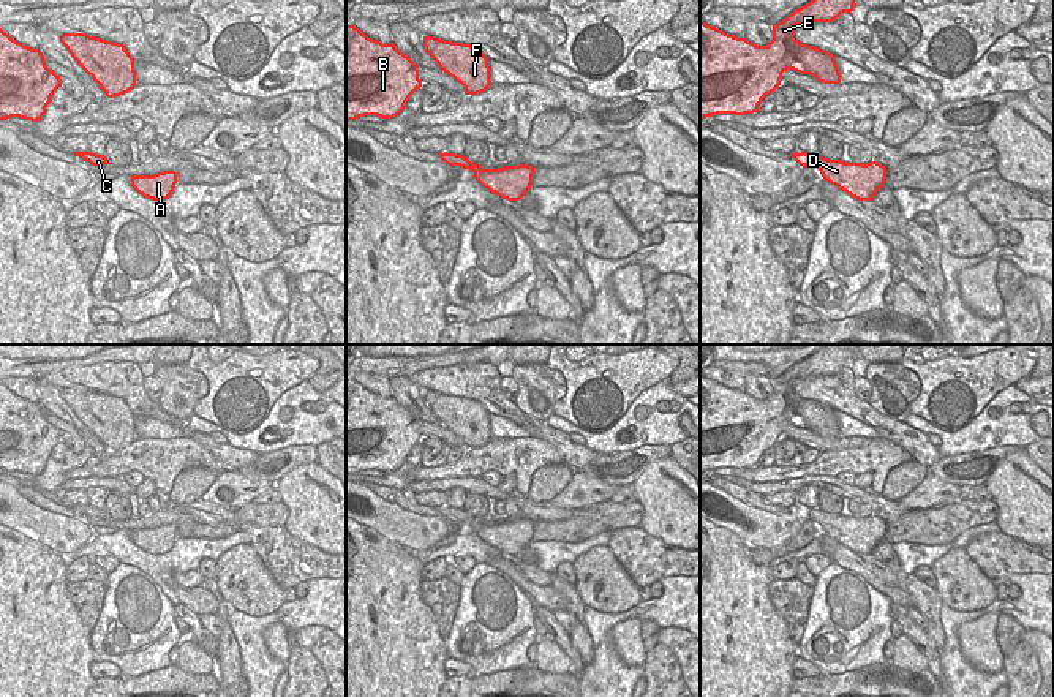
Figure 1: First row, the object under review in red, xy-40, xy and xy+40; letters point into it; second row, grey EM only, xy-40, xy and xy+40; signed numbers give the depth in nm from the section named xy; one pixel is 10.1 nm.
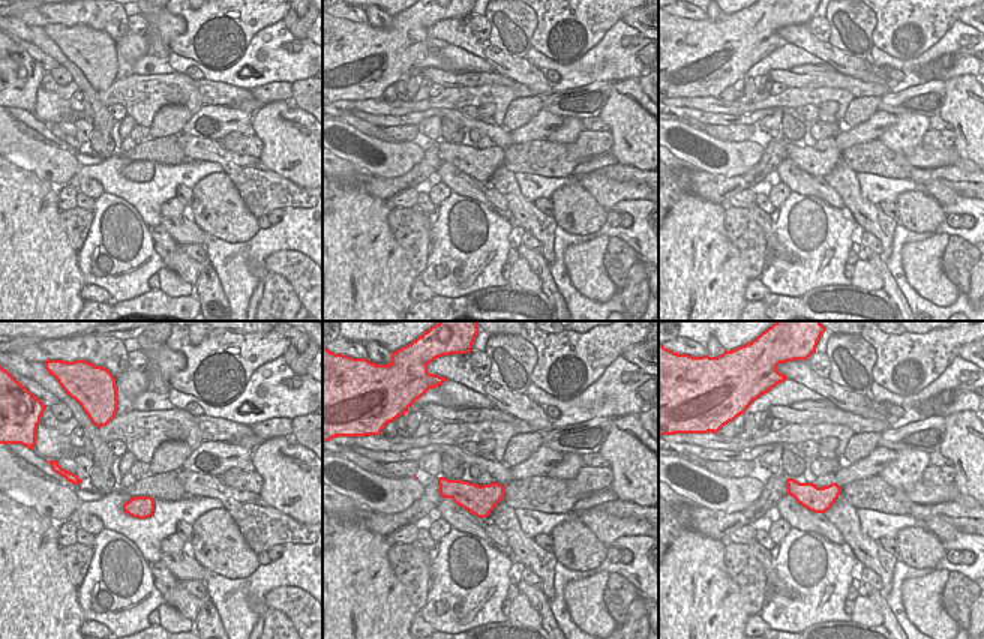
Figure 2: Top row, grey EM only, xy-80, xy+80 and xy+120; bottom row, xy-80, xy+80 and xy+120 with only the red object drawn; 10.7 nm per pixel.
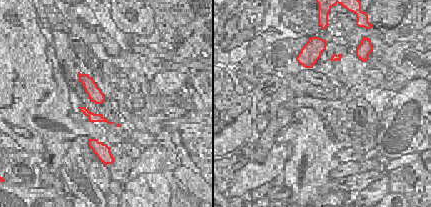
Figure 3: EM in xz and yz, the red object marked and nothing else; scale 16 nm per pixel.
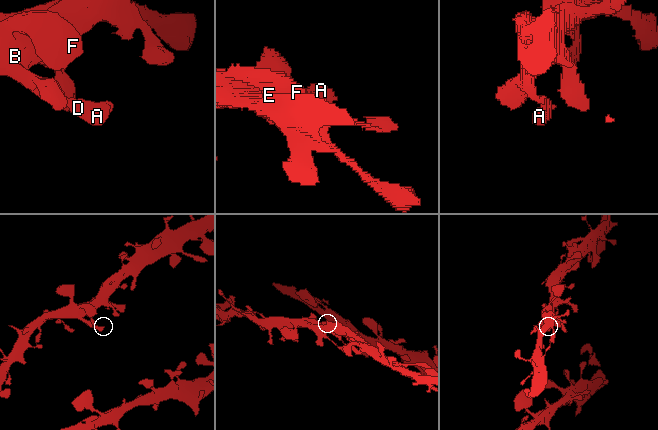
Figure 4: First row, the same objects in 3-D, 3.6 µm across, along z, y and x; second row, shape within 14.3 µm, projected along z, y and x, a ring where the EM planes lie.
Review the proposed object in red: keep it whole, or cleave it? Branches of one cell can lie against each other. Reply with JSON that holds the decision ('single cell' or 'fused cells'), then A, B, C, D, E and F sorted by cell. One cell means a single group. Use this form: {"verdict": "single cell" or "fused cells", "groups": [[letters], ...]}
{"verdict": "single cell", "groups": [["A", "B", "C", "D", "E", "F"]]}

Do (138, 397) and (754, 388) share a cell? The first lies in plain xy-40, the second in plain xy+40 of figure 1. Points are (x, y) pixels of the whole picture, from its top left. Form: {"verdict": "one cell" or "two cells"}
{"verdict": "two cells"}

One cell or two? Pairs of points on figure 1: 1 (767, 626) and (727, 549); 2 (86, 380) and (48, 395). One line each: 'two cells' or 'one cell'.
1: one cell
2: two cells

